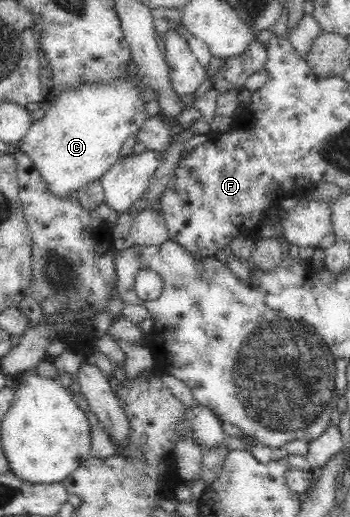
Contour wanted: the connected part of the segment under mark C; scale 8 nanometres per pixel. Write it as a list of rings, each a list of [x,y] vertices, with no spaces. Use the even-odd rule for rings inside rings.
[[[129,75],[107,84],[82,84],[77,89],[67,89],[68,91],[43,103],[45,117],[32,121],[18,147],[31,157],[35,170],[39,172],[53,197],[65,197],[100,180],[121,157],[120,151],[127,137],[137,133],[149,119],[146,113],[147,103],[140,96],[143,86],[141,79]]]

